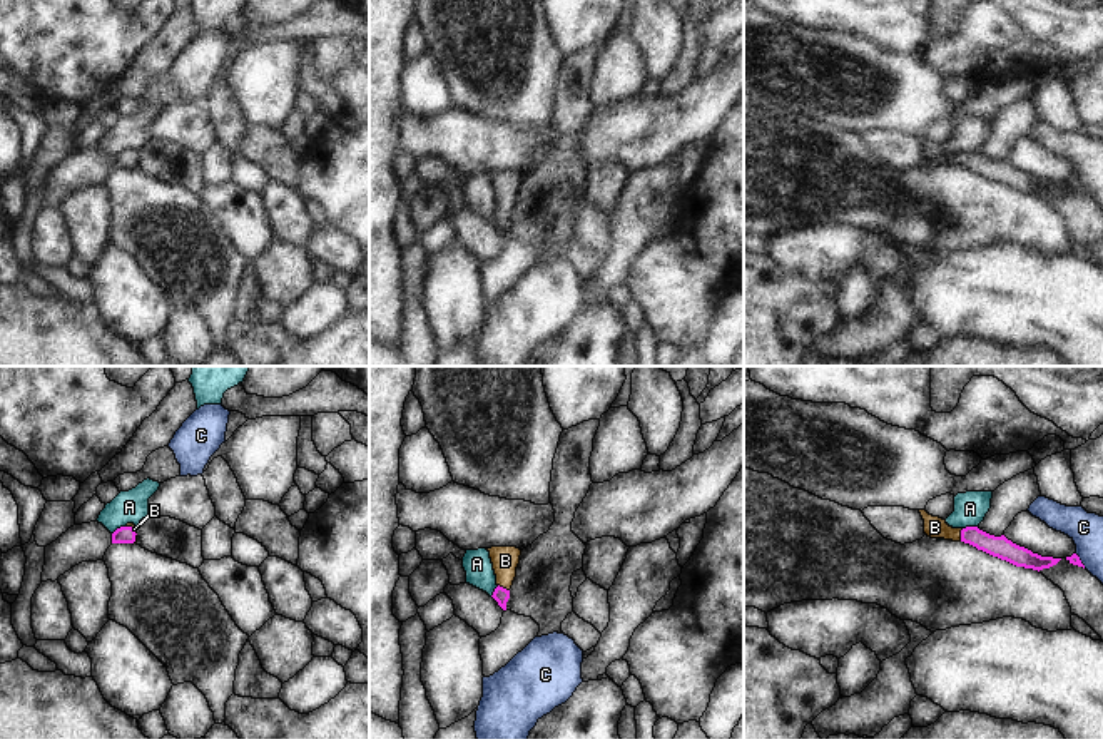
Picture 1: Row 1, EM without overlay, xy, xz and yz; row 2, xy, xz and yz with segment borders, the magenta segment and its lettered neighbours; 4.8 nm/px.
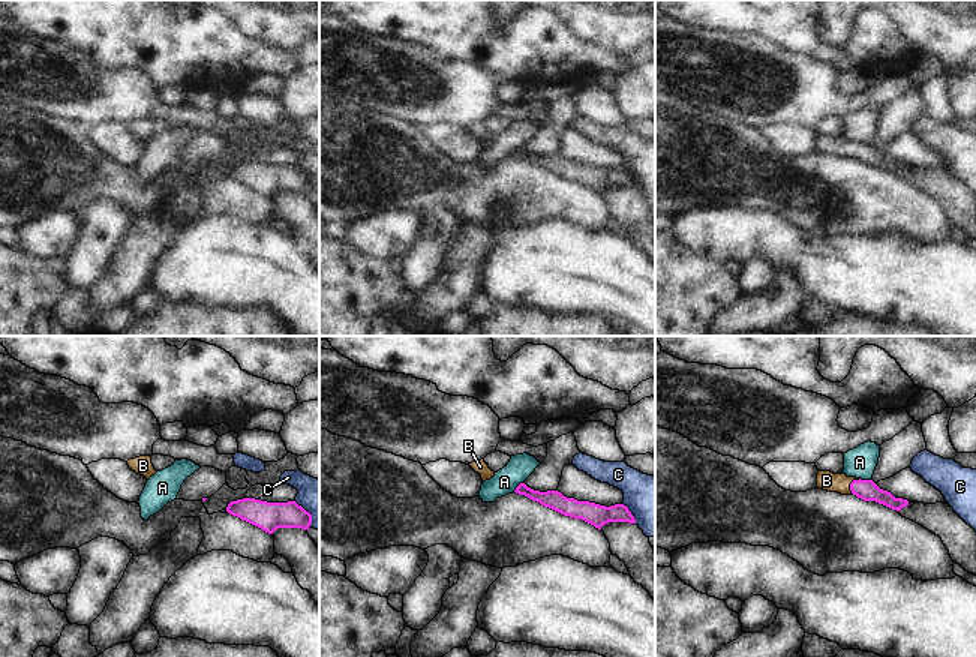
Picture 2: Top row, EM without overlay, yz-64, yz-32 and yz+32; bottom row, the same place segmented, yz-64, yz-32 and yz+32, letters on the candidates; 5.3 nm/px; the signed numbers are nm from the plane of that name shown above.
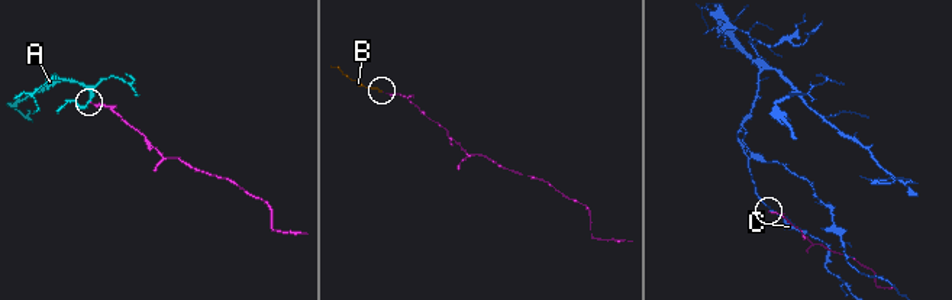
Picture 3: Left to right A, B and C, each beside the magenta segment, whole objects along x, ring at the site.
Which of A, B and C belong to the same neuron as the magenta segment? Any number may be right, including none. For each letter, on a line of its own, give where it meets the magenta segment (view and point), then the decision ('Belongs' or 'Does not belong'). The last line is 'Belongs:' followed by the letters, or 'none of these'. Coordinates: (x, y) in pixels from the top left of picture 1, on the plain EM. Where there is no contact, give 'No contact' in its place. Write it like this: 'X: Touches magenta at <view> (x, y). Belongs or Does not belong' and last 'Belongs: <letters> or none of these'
A: Touches magenta at yz (970, 152). Does not belong
B: Touches magenta at yz (961, 161). Belongs
C: Touches magenta at yz (1080, 186). Does not belong
Belongs: B

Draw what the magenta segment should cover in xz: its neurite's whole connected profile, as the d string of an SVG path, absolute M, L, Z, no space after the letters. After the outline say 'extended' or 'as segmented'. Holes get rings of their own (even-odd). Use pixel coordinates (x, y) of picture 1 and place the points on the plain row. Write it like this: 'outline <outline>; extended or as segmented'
outline M491 172L486 176L490 177L498 211L491 222L503 236L506 236L506 227L510 224L510 214L516 202L521 176L516 172Z; extended

